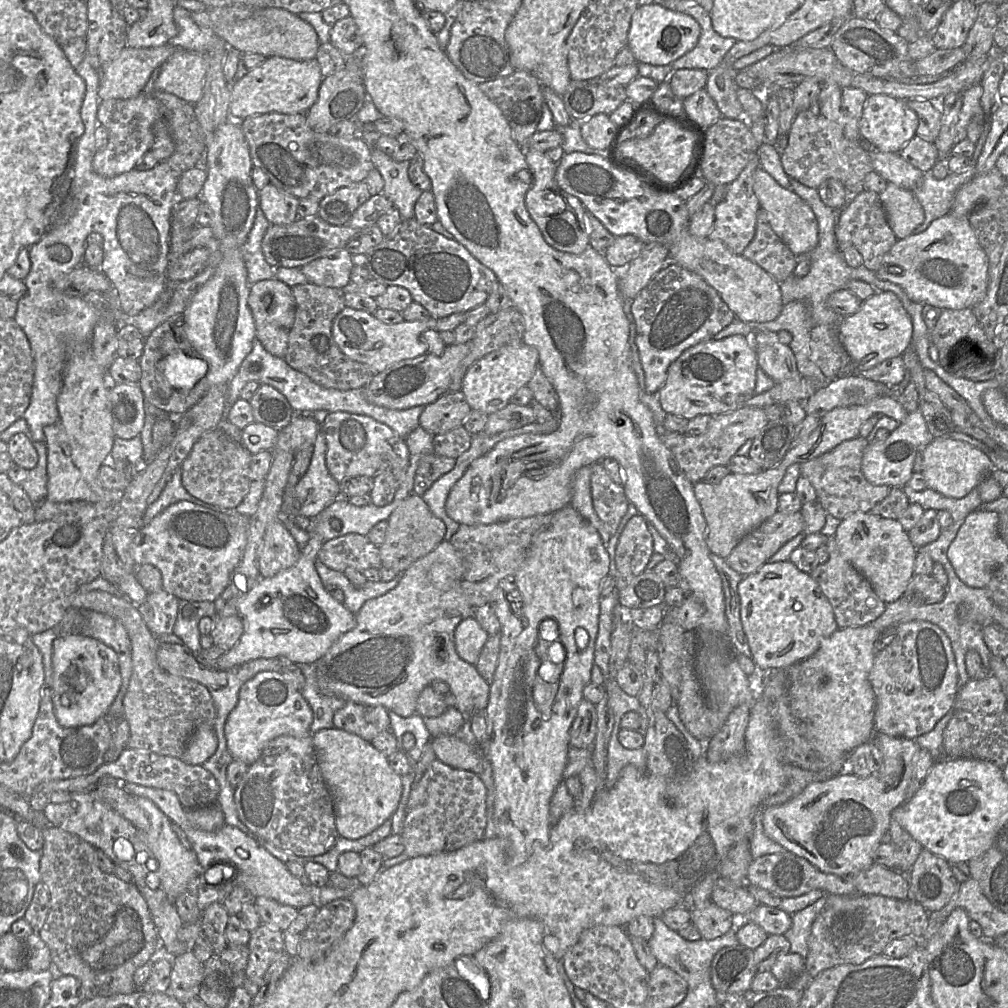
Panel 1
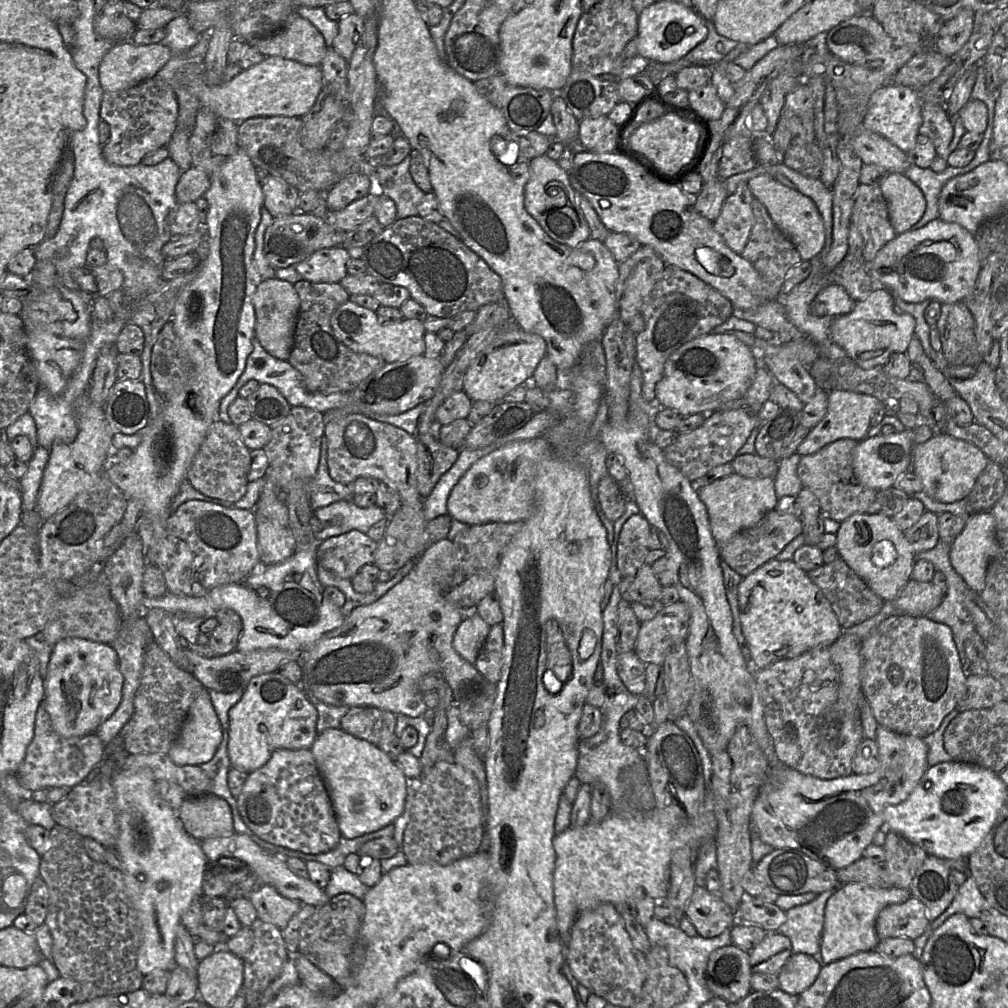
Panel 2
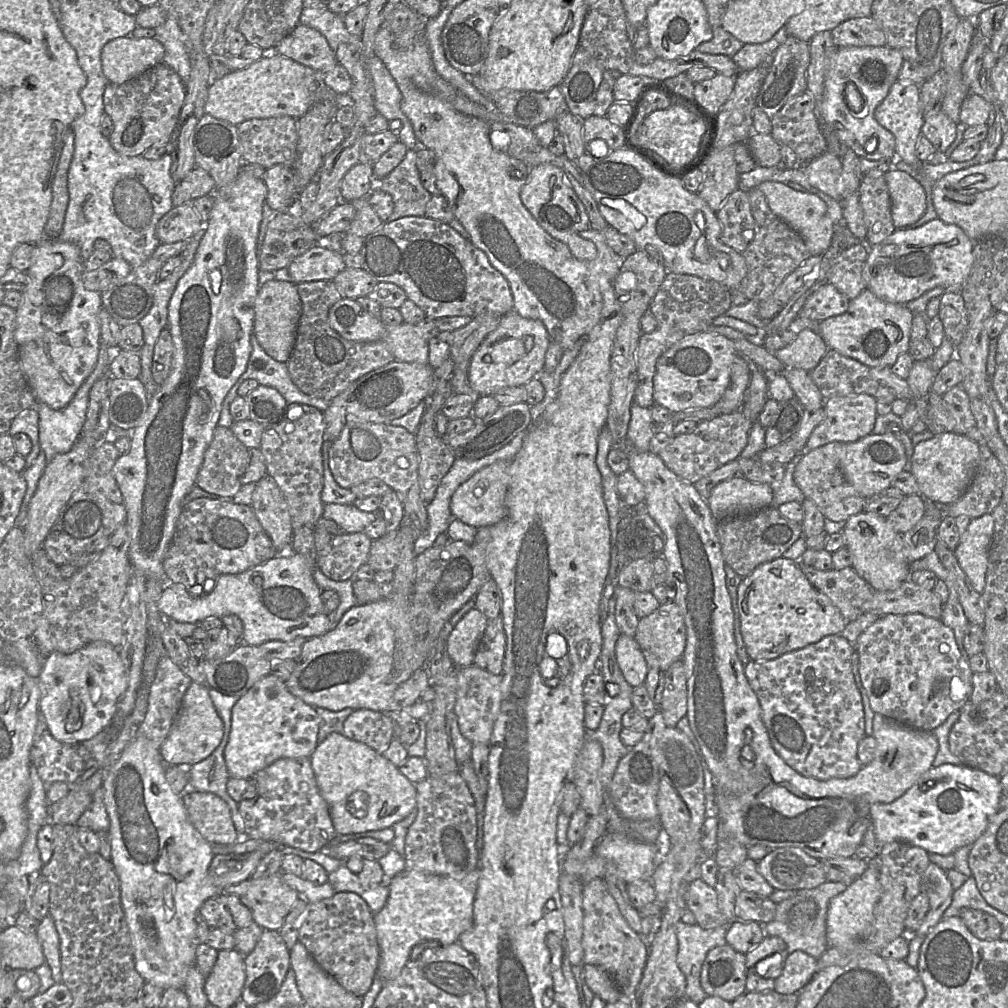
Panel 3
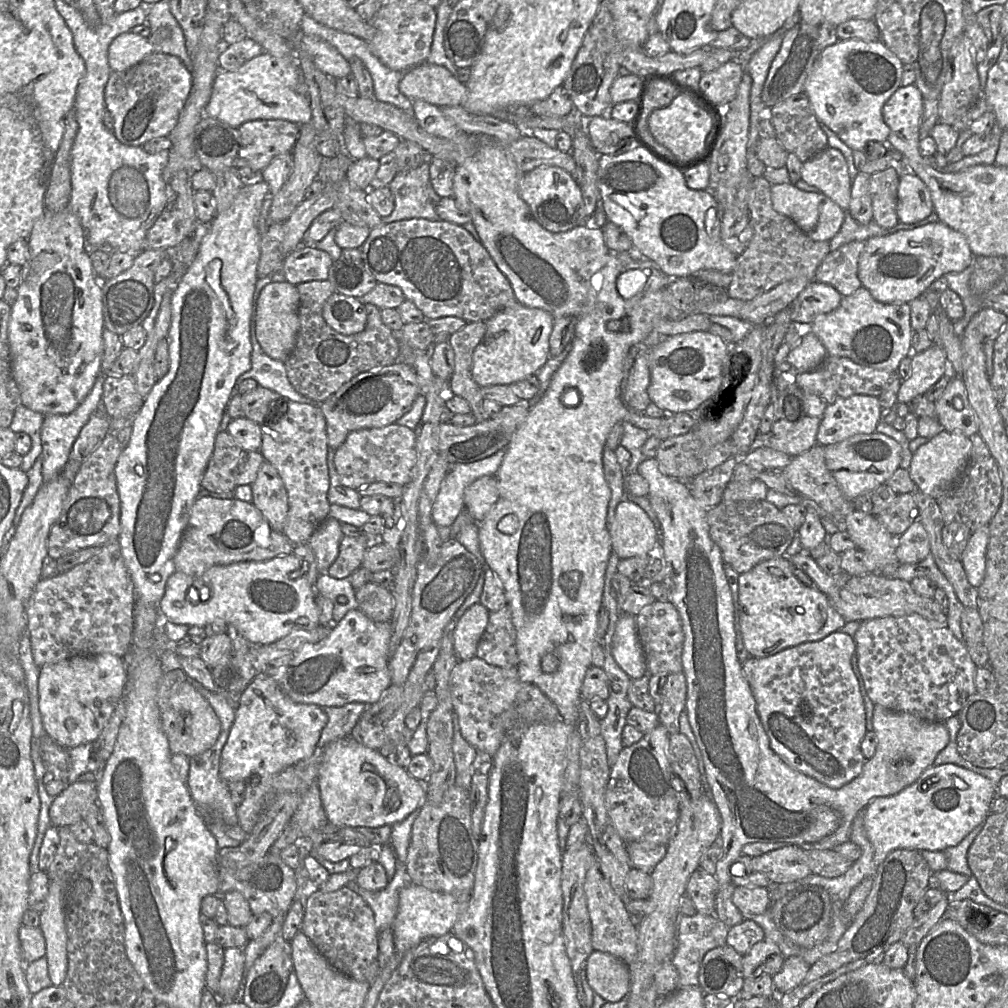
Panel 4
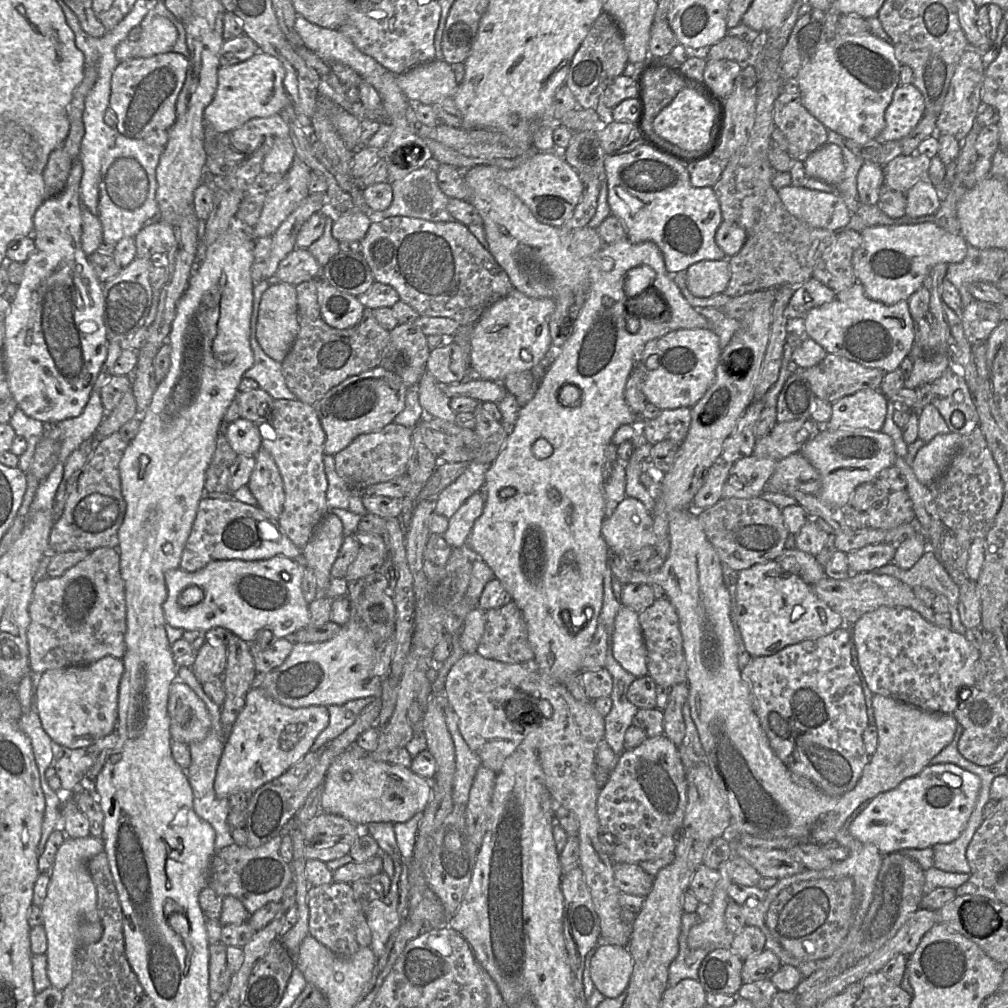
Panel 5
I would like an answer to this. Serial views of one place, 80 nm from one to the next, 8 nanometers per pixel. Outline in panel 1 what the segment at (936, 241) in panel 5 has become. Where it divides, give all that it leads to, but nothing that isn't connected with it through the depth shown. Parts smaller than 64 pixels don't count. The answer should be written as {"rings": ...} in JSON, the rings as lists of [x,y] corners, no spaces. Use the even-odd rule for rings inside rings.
{"rings":[[[950,211],[946,215],[932,221],[925,231],[918,234],[913,233],[904,239],[898,239],[893,247],[884,255],[881,264],[876,271],[876,275],[882,280],[887,280],[900,286],[908,298],[914,302],[923,303],[924,305],[930,304],[941,309],[958,310],[963,308],[972,308],[977,303],[979,303],[986,294],[988,286],[988,258],[972,229],[969,217],[964,215],[954,215]]]}

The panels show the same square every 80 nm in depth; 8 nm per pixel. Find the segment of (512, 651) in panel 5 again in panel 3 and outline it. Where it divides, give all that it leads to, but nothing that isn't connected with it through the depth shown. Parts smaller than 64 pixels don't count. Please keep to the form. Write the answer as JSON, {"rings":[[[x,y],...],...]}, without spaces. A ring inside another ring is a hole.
{"rings":[[[502,616],[488,620],[487,627],[477,646],[472,665],[488,671],[493,675],[501,675],[506,648],[506,637]]]}

